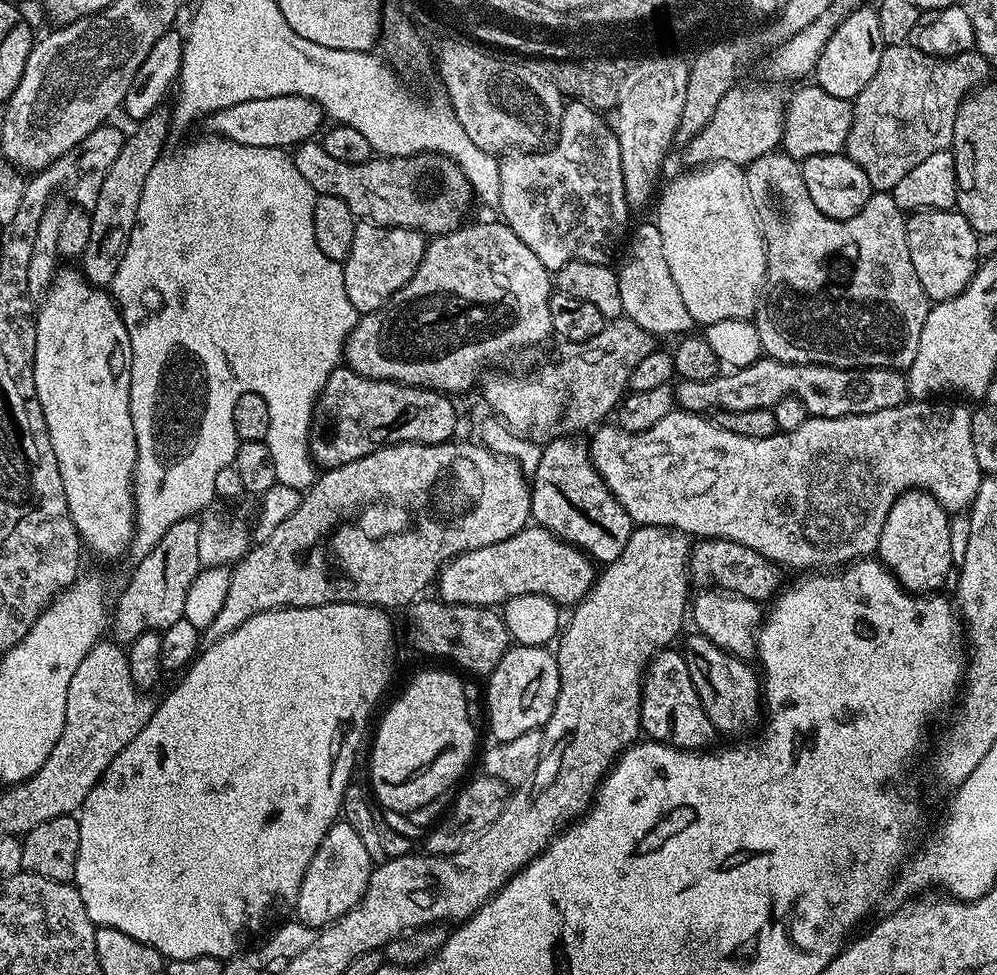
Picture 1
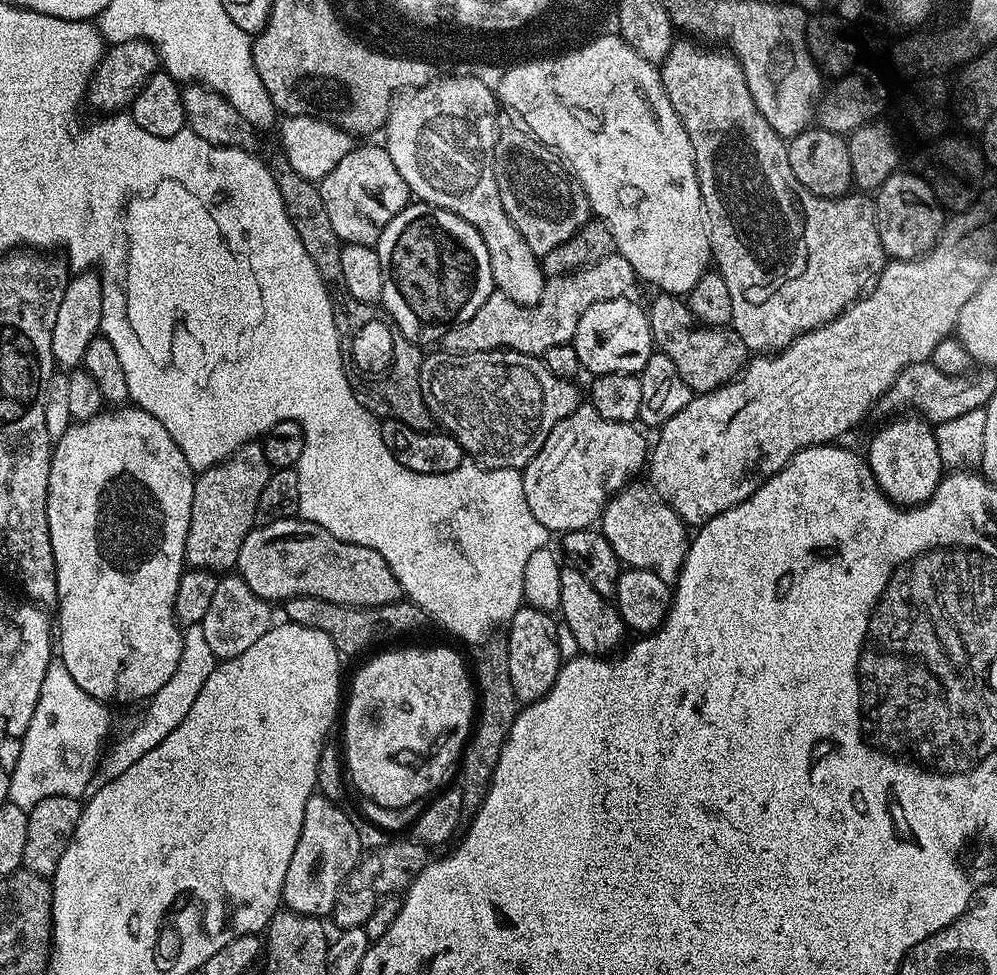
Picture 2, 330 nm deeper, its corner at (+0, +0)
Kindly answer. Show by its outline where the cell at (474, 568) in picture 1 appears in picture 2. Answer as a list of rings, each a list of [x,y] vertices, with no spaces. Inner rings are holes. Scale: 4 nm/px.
[[[293,518],[290,520],[270,520],[253,527],[238,550],[235,571],[264,600],[283,602],[292,596],[313,596],[322,598],[329,604],[347,604],[350,608],[381,608],[383,604],[394,604],[401,599],[400,584],[392,577],[392,571],[376,550],[342,542],[330,534],[323,524]]]

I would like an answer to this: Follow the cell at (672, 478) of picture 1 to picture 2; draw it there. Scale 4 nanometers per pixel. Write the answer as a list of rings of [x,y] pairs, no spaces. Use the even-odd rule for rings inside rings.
[[[581,403],[562,422],[550,430],[542,450],[534,454],[534,458],[522,469],[522,490],[526,498],[526,506],[530,506],[530,514],[547,528],[549,533],[563,534],[592,528],[601,519],[601,512],[609,497],[620,491],[633,479],[636,471],[645,467],[650,456],[650,444],[644,441],[641,429],[635,423],[623,424],[610,422],[594,410],[591,403]]]

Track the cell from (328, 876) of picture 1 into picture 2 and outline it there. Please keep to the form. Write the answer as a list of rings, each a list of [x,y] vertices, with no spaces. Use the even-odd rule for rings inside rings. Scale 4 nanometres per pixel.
[[[313,794],[306,802],[302,834],[298,838],[298,846],[294,846],[290,867],[286,869],[282,904],[289,912],[301,912],[303,916],[317,918],[327,917],[344,880],[362,859],[358,830],[354,830],[351,815],[347,811],[344,813],[340,806],[329,796],[319,794]]]

